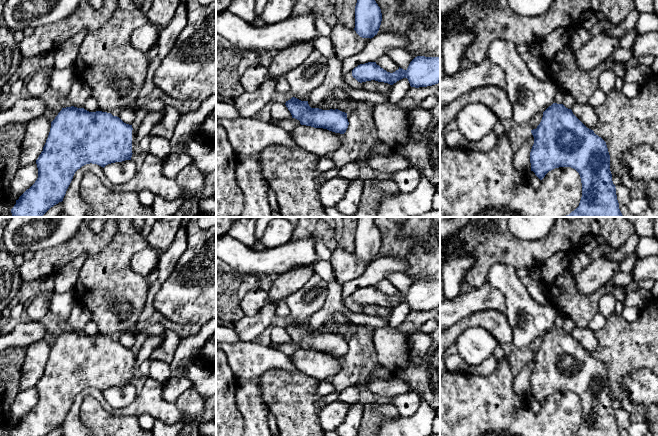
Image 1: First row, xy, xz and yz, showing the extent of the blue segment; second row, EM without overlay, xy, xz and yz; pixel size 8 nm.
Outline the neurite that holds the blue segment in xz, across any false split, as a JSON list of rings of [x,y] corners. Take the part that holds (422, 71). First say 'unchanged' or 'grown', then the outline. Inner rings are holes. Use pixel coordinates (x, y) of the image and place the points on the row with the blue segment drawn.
unchanged; [[[417,56],[406,70],[399,67],[393,73],[387,72],[376,62],[368,62],[355,67],[352,76],[360,83],[375,80],[393,85],[407,78],[411,87],[432,86],[440,83],[440,57]]]

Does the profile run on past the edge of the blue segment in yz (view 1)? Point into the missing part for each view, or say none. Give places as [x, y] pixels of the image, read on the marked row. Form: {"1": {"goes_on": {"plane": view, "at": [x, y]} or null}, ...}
{"1": {"goes_on": null}}

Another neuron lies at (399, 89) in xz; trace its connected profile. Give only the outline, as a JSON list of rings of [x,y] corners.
[[[407,78],[397,81],[391,86],[391,92],[388,97],[388,101],[392,104],[397,104],[404,98],[410,87],[411,86]]]

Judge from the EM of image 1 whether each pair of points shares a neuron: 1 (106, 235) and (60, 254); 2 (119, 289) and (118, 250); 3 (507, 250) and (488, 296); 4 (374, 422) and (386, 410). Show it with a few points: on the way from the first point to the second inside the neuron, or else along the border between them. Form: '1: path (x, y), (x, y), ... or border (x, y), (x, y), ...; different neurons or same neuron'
1: path (95, 242), (83, 242), (71, 249); same neuron
2: path (118, 279), (118, 260); same neuron
3: border (486, 281), (474, 287); different neurons
4: path (377, 419), (383, 413); same neuron

